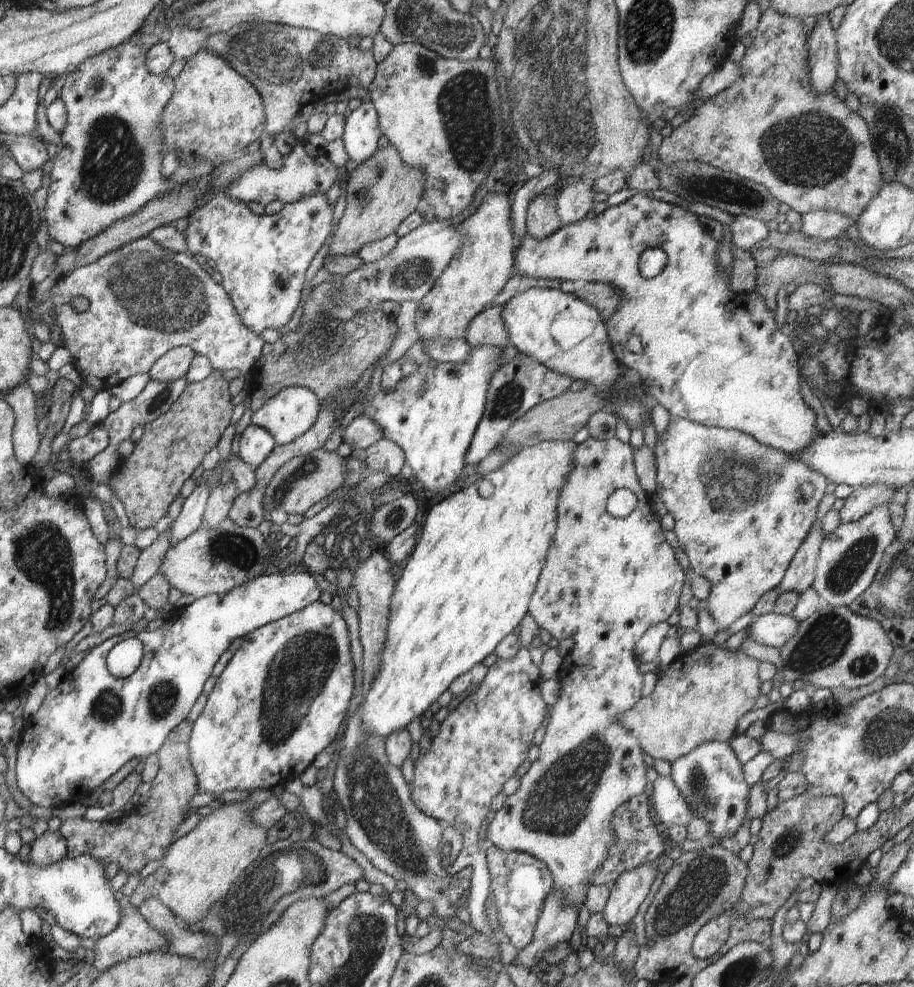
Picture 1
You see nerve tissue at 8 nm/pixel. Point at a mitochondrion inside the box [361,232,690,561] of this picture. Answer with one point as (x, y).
(509, 397)

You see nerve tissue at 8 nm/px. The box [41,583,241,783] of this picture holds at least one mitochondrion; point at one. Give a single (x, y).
(164, 695)

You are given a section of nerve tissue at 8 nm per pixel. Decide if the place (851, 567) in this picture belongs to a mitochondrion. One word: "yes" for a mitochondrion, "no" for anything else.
yes

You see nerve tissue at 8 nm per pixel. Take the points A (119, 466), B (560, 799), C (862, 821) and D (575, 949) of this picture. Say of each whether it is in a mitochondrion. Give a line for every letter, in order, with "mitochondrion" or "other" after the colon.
A: other
B: mitochondrion
C: other
D: other

